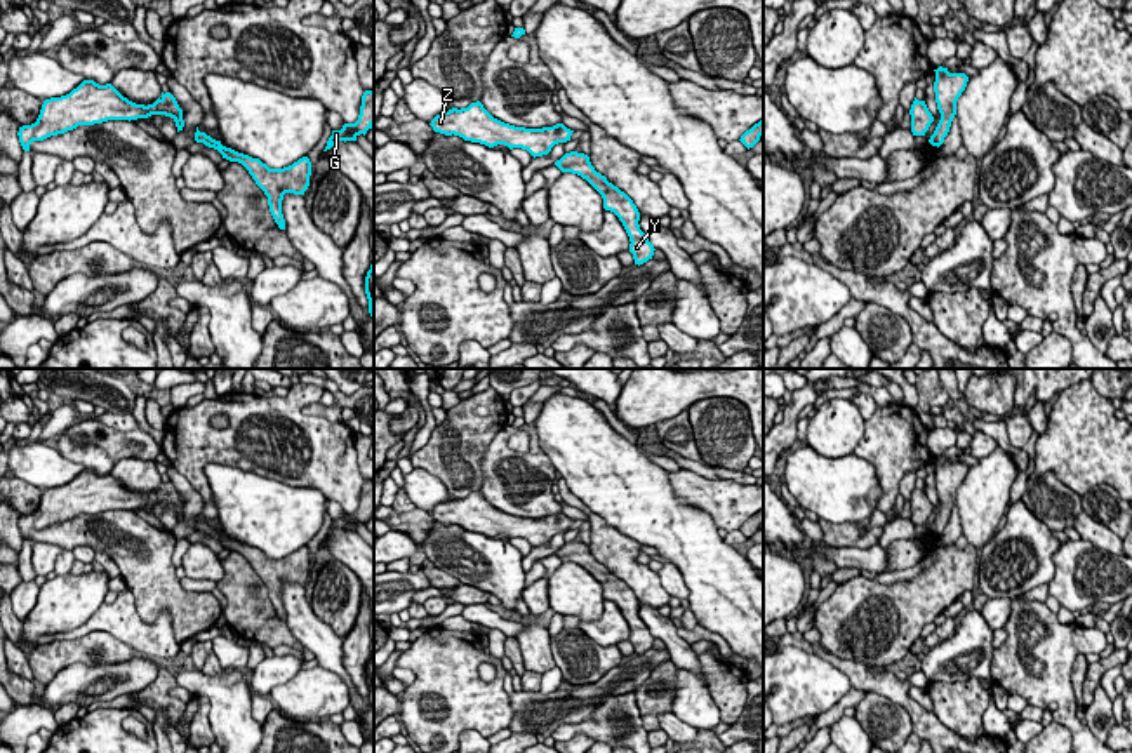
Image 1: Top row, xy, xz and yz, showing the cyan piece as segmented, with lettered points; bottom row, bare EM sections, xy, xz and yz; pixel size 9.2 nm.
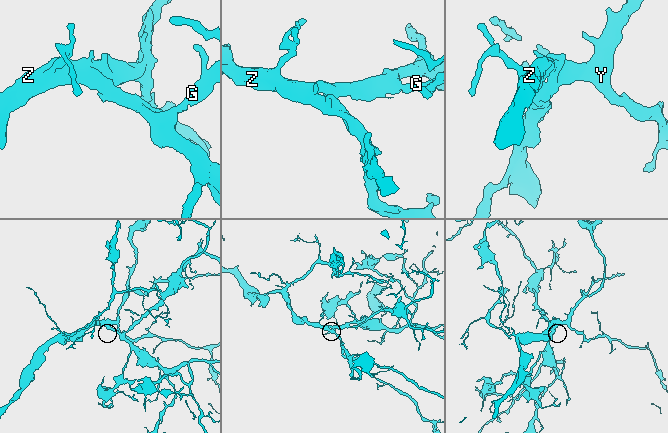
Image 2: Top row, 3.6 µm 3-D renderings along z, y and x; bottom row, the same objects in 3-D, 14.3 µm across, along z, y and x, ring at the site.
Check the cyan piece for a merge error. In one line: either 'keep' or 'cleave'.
keep

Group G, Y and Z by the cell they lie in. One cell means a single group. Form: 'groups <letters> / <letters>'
groups G Y Z

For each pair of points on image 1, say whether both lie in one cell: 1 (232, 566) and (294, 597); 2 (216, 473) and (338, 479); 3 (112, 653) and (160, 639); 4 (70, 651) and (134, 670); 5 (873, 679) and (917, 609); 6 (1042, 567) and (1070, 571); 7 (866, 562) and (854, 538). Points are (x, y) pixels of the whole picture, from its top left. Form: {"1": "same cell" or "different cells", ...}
{"1": "different cells", "2": "different cells", "3": "different cells", "4": "different cells", "5": "different cells", "6": "different cells", "7": "different cells"}

